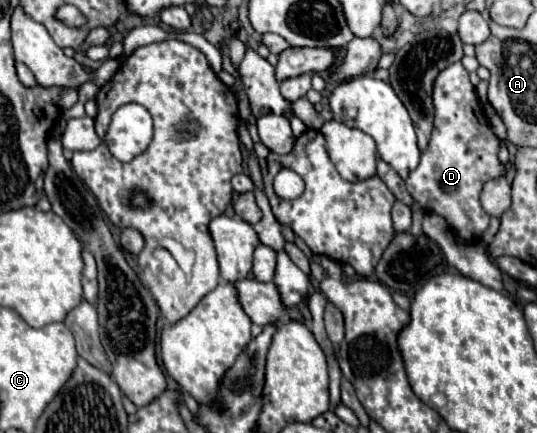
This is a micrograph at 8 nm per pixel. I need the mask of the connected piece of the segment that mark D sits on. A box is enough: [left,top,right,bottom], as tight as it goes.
[406,62,506,242]

